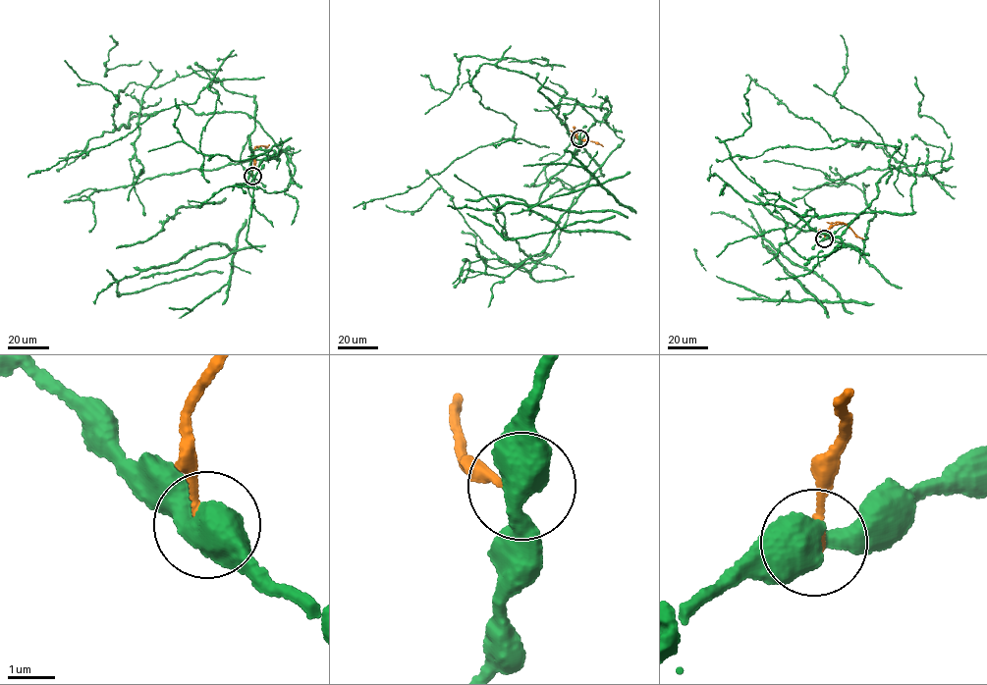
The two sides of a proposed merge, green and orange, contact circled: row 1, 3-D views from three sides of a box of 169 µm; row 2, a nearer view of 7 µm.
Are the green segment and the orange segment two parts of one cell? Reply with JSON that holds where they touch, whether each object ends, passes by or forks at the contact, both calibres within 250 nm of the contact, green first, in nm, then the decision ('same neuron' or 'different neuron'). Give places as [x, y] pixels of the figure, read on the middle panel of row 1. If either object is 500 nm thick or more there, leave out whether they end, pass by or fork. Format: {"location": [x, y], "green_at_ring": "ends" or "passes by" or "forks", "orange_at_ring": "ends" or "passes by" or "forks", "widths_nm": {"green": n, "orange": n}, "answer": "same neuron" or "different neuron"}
{"location": [579, 138], "widths_nm": {"green": 550, "orange": 240}, "answer": "different neuron"}

